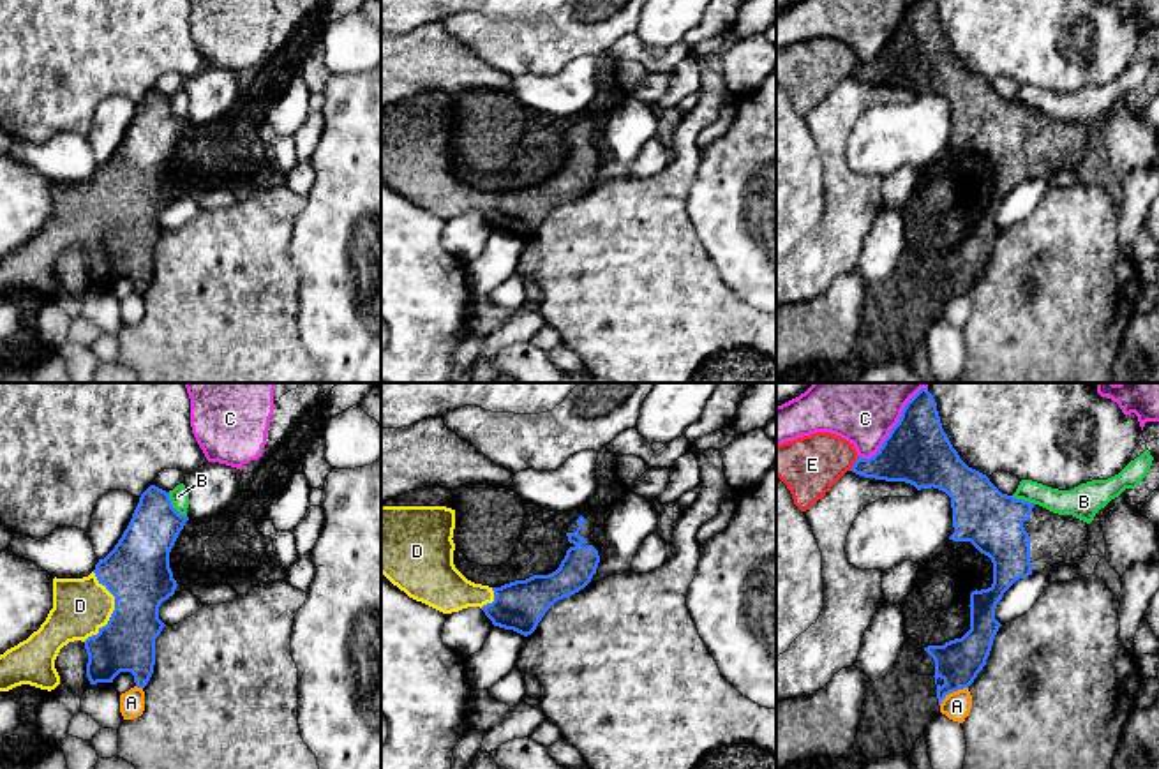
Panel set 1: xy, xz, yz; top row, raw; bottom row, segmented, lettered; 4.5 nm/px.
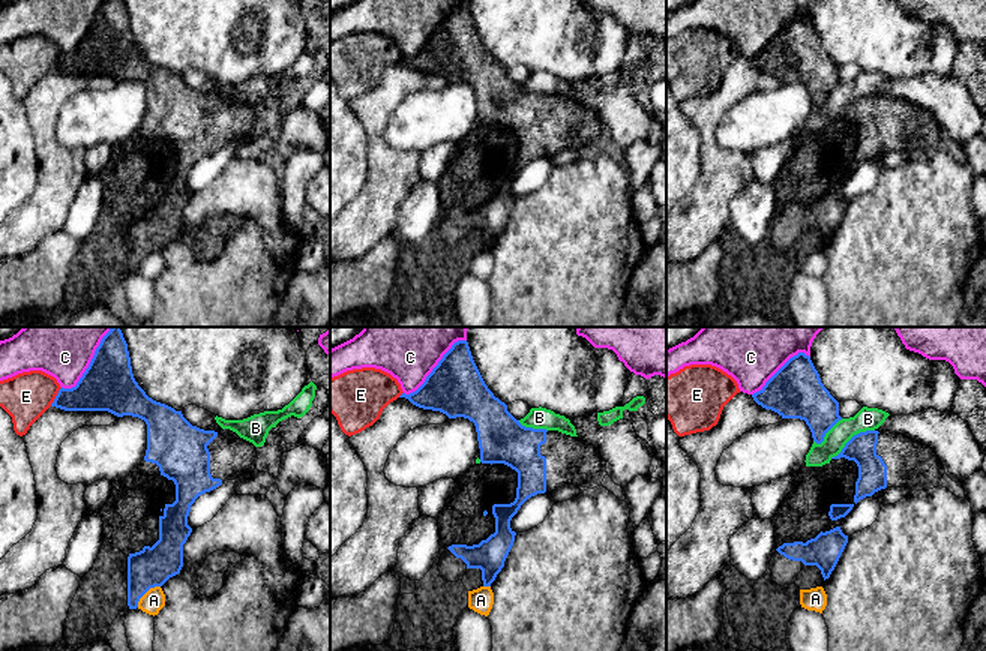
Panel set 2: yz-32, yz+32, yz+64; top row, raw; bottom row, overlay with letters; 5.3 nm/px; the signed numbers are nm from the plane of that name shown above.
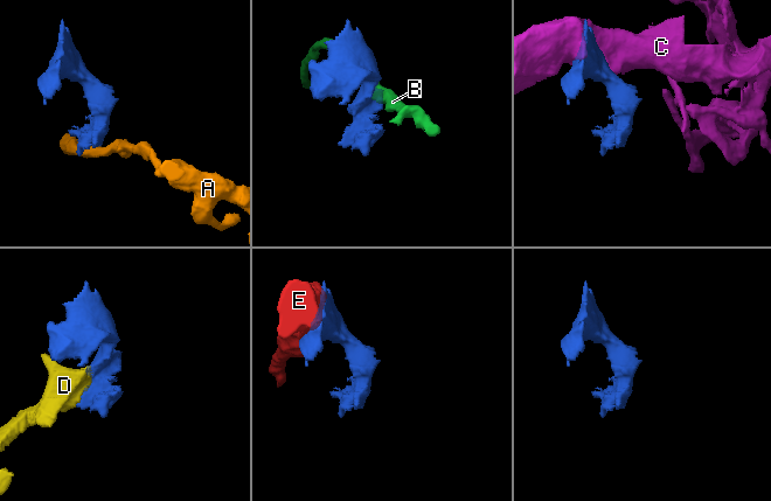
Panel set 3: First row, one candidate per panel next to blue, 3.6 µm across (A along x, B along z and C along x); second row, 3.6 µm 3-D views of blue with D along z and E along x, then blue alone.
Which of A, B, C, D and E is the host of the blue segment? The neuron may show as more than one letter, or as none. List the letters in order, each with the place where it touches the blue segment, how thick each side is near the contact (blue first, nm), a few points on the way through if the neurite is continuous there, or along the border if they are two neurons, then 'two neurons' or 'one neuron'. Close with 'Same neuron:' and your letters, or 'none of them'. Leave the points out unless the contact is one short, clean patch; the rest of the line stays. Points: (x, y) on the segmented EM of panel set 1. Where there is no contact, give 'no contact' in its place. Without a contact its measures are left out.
A: contact yz (953, 690); calibres 200 and 130 nm; border yz (967, 686), (951, 692), (939, 704); two neurons
B: contact xy (171, 507); calibres 240 and 90 nm; border xy (168, 492), (170, 503), (186, 517); two neurons
C: contact yz (893, 427); calibres 300 and 440 nm; two neurons
D: contact xy (115, 609); calibres 300 and 260 nm; one neuron
E: contact yz (854, 462); calibres 240 and 280 nm; two neurons
Same neuron: D

